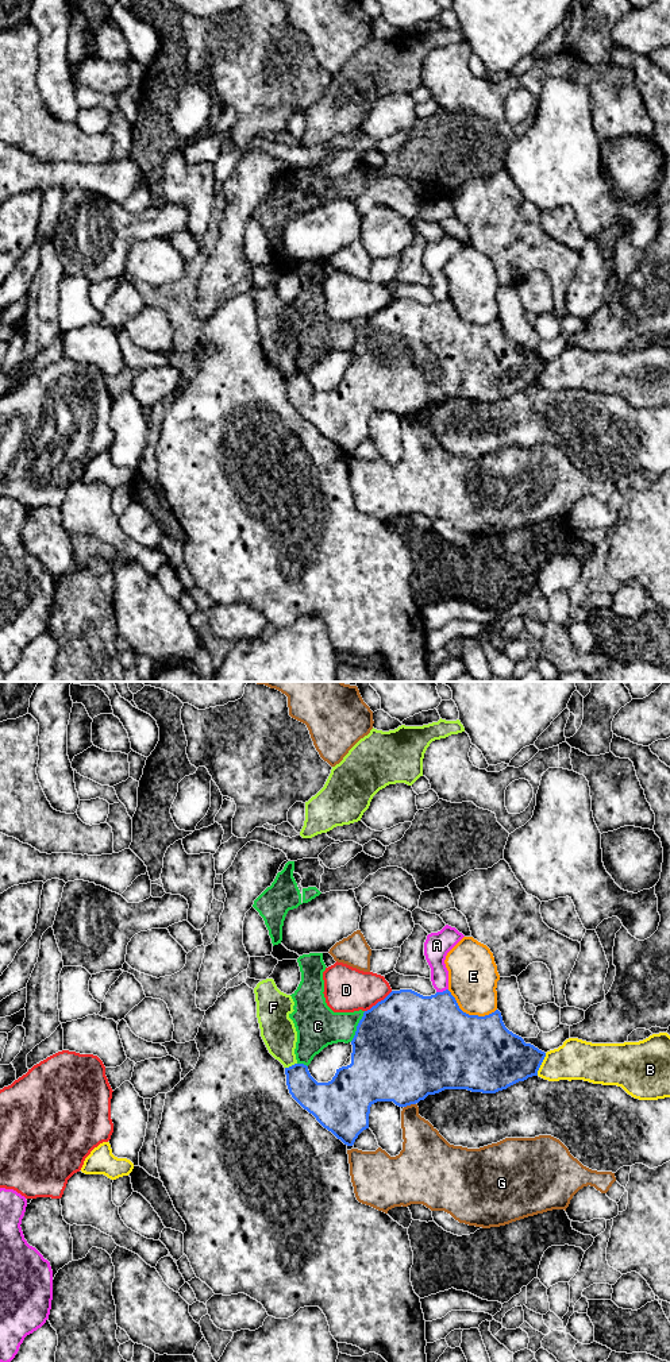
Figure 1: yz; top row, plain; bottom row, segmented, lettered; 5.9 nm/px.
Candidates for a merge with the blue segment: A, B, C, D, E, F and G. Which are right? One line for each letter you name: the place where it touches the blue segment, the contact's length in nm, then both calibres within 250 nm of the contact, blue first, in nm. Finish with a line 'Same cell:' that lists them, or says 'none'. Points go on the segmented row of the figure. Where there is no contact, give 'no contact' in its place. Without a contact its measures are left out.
Same cell: none

